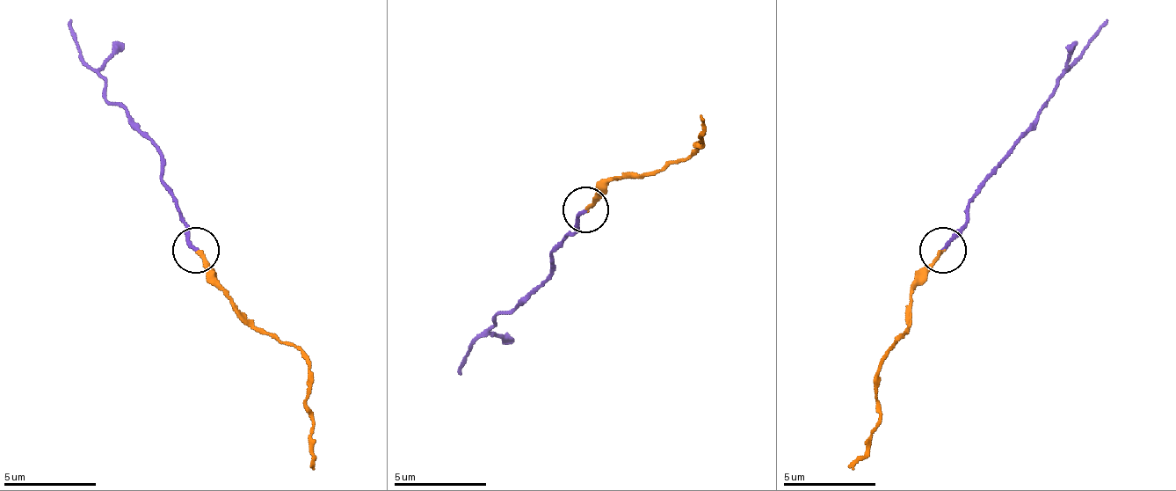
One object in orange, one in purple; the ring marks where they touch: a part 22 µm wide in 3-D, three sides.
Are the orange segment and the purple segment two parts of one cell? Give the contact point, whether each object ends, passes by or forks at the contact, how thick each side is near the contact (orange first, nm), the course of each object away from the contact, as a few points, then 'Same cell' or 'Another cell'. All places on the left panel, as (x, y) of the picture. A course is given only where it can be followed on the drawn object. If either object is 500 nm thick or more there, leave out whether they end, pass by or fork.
Place: (195, 250). At the ring orange ends. At the ring purple ends. Thickness 190 nm (orange) against 200 nm. Course of orange: (199, 249), (222, 290), (254, 323), (305, 360), (315, 448), (309, 466). Course of purple: (194, 249), (162, 175), (157, 147), (106, 96), (69, 18). Same cell

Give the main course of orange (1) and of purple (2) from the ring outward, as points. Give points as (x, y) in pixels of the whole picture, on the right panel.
1: (944, 249), (911, 290), (911, 323), (884, 360), (870, 448), (847, 466)
2: (944, 249), (985, 175), (1050, 96), (1106, 18)

